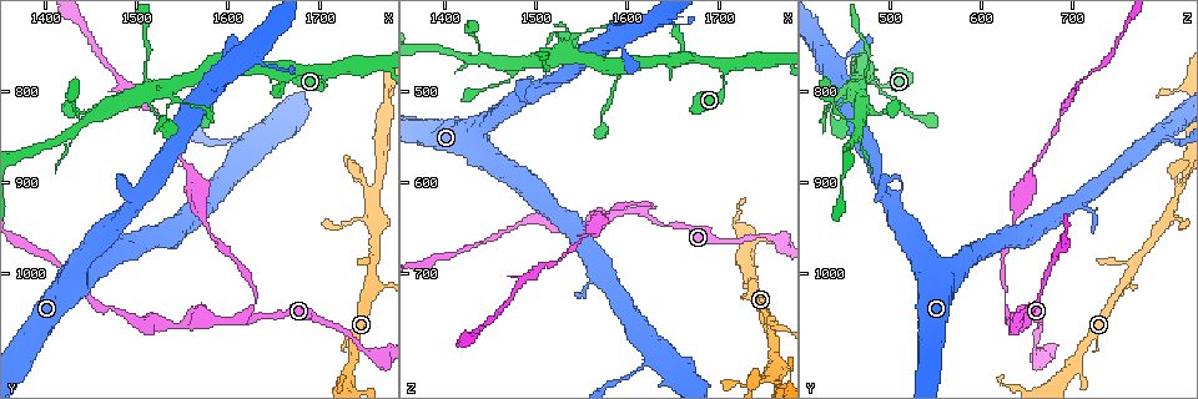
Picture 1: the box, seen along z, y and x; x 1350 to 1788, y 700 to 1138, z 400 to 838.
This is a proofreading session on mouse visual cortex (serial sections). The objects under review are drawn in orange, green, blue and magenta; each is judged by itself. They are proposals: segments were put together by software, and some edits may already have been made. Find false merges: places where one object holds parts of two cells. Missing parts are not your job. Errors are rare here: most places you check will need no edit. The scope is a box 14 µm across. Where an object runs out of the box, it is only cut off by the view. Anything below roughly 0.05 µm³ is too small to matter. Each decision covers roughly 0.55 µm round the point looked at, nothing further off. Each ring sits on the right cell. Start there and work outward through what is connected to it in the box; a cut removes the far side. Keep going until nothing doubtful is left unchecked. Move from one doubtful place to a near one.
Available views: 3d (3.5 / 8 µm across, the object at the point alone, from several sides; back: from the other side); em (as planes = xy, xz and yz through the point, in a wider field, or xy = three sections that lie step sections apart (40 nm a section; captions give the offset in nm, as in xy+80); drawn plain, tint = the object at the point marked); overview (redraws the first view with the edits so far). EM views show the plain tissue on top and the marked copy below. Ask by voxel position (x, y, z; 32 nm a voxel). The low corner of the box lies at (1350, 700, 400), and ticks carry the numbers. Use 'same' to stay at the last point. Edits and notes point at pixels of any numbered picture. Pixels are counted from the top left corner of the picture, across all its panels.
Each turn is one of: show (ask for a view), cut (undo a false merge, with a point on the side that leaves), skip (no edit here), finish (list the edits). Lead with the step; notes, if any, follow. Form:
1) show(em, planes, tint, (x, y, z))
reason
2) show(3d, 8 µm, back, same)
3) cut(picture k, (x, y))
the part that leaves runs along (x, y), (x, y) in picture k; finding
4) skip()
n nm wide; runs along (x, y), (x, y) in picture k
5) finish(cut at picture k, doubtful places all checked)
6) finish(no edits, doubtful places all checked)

show(3d, 3.5 µm, (1760, 920, 815))
arms part here

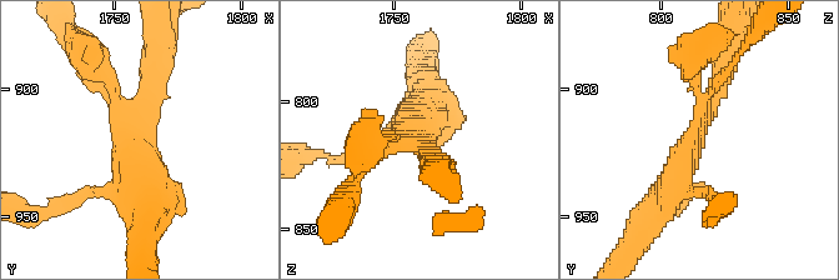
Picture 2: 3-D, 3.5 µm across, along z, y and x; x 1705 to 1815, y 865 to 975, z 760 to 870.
show(em, xy, step 5, tint, (1760, 919, 815))
4 arms; arms of 150, 150, 250, 400 nm

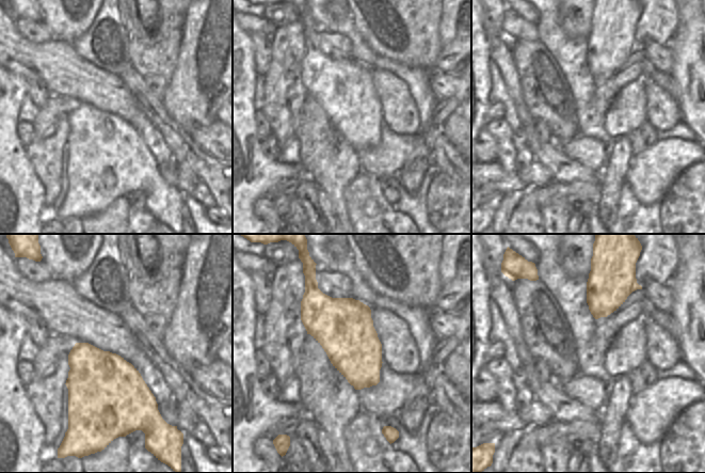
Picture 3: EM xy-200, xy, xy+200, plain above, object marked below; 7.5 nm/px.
skip()
440 nm wide; runs along (656, 208), (701, 131), (726, 58) in picture 2; all the same cell

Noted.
show(3d, 3.5 µm, (1620, 1050, 630))
narrows sharply

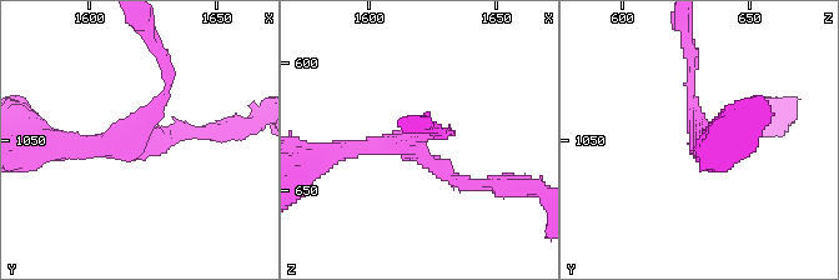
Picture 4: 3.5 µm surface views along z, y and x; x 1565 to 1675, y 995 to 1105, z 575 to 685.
show(em, planes, tint, (1620, 1049, 632))
3 arms; arms of 100, 150, 250 nm; now the EM

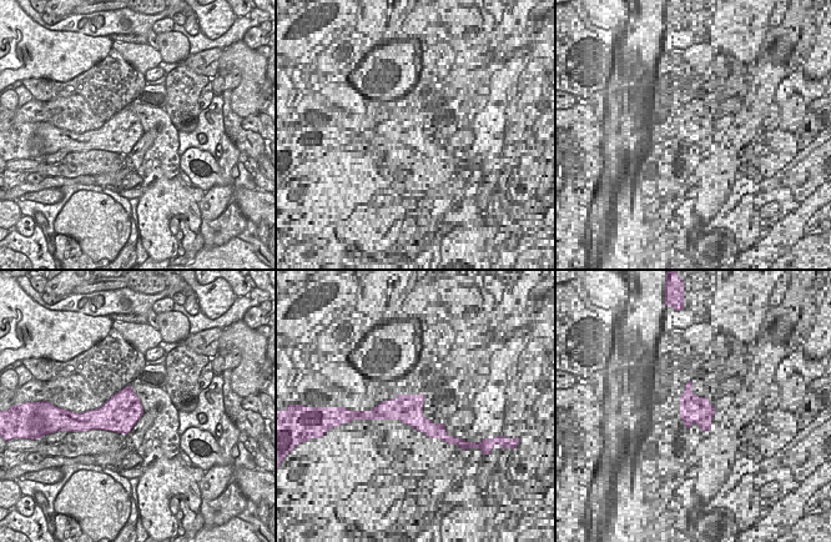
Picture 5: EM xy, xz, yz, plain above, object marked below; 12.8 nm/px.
show(em, xy, step 5, tint, same)
cut it another way

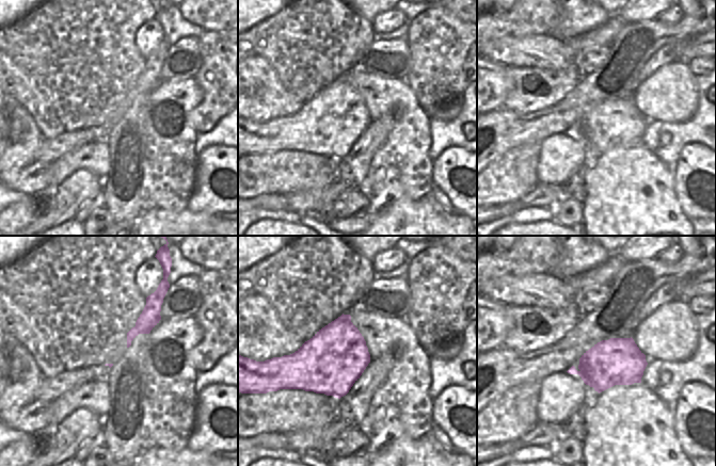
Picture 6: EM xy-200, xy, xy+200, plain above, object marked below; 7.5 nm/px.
skip()
runs along (490, 183), (456, 180), (406, 144), (336, 150) in picture 4; continuous, no second cell

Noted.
show(3d, 3.5 µm, (1485, 790, 705))
calibre changes

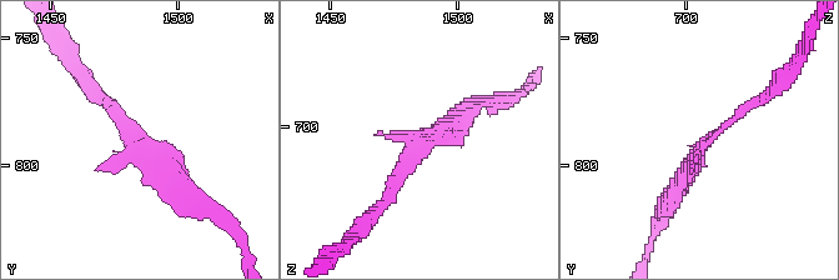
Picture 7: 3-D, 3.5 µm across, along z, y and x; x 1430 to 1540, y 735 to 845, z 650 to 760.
show(em, xy, step 1, tint, (1488, 792, 706))

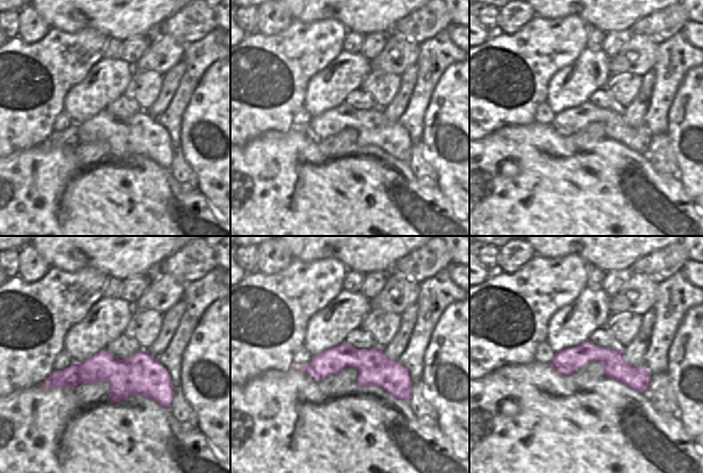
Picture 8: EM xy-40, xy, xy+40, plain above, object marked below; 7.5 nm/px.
skip()
260 nm wide; runs along (46, 382), (145, 375), (170, 394) in picture 8; continuous, no second cell

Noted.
finish(no edits, doubtful places all checked)

